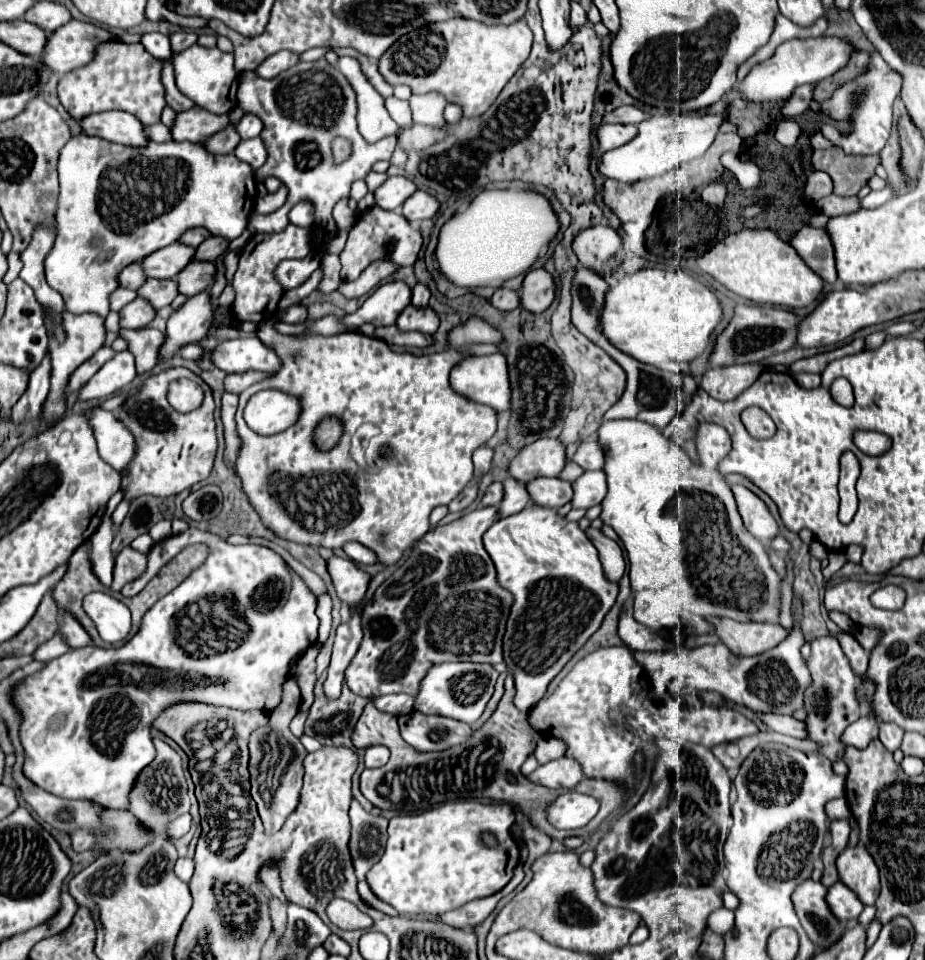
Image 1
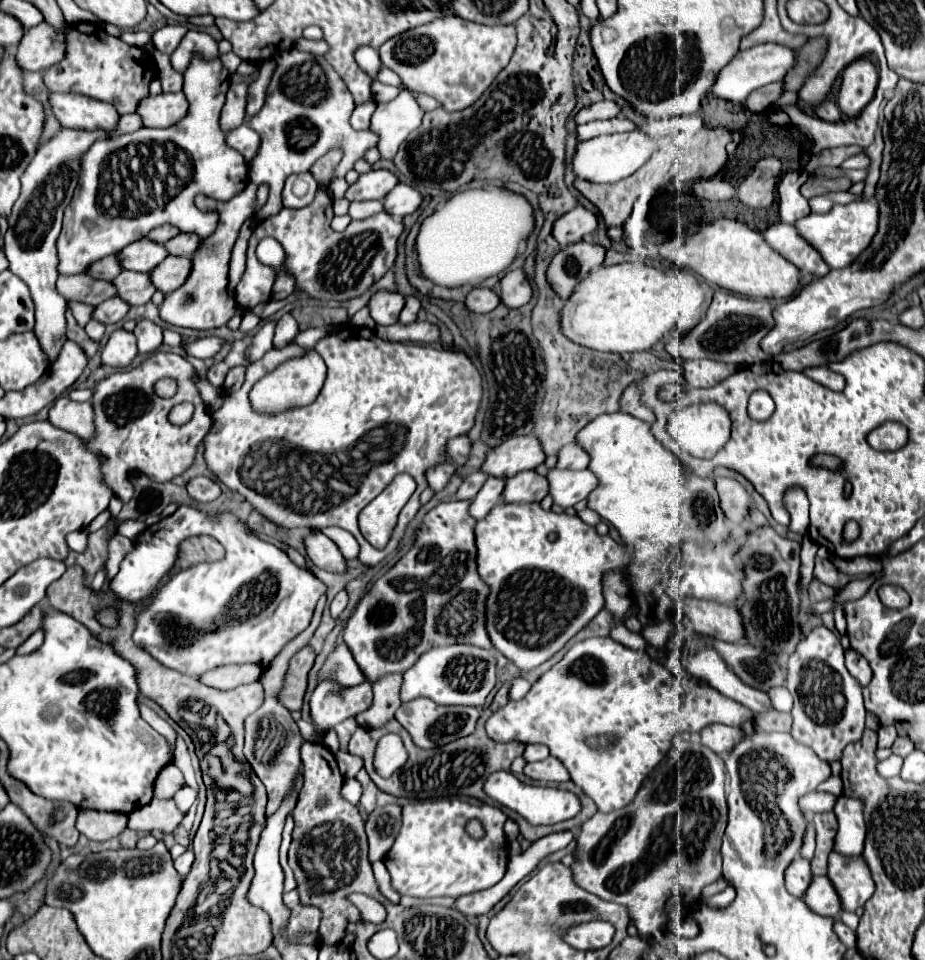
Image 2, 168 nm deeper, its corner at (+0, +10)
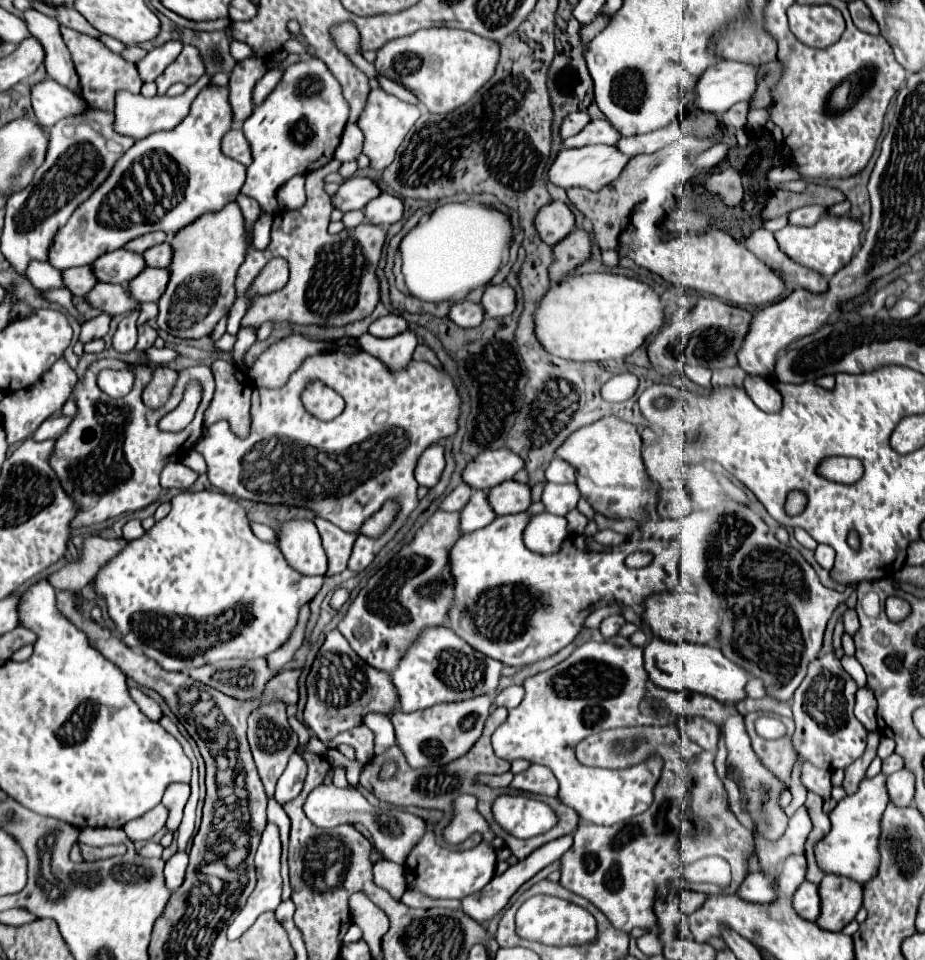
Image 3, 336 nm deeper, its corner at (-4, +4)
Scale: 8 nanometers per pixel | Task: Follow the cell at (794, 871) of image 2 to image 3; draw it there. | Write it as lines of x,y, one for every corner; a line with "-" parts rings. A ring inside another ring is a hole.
788,856
782,864
780,876
778,876
778,890
792,898
798,886
806,880
806,858
804,856

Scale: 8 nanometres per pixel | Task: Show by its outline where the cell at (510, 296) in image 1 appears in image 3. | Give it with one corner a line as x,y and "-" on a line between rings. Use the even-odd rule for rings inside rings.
464,300
464,302
458,302
452,306
448,318
462,328
476,328
484,320
484,310
482,310
482,304

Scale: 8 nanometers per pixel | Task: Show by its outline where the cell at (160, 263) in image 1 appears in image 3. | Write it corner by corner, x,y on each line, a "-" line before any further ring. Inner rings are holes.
122,248
122,250
114,250
114,252
100,256
92,264
92,268
100,282
128,284
146,268
146,260
142,258
142,254

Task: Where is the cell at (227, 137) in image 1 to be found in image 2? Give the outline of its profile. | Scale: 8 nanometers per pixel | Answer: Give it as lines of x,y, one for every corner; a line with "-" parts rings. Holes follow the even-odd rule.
232,82
226,94
226,104
222,108
220,116
220,128
224,132
238,128
244,122
246,116
246,96
248,96
248,84
244,82

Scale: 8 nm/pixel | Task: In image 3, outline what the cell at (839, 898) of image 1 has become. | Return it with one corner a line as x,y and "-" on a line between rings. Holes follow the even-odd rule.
804,882
798,892
792,898
794,910
806,918
806,920
818,920
820,914
820,898
818,898
818,886
812,882

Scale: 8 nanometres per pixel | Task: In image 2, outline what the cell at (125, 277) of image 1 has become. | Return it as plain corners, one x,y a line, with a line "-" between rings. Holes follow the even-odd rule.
104,256
102,260
90,264
86,270
86,274
96,280
112,280
114,276
118,276
118,272
122,272
122,268
120,268
116,256

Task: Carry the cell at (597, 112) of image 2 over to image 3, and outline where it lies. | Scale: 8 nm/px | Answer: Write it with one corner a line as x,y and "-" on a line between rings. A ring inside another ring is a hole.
574,112
574,114
568,114
560,126
560,136
562,138
568,138
568,136
574,136
582,130
582,126
586,126
588,122
592,120
592,116
588,112

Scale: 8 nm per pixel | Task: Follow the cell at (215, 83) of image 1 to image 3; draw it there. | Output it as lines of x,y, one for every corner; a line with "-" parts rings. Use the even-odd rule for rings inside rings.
216,84
204,86
194,98
190,114
174,130
154,132
138,140
130,150
126,150
126,154
114,164
114,170
110,170
110,178
106,178
106,182
102,182
102,186
86,202
82,202
82,206
78,206
78,210
72,214
66,226
56,234
54,244
50,248
50,264
58,270
92,264
104,252
124,248
130,240
142,234
156,230
162,230
166,234
178,234
182,226
188,226
190,222
194,222
194,218
202,216
204,212
220,210
228,202
234,202
244,186
246,166
234,162
232,158
226,158
220,150
222,136
230,130
230,126
232,110
228,104
228,88
-
146,188
152,192
150,198
144,198

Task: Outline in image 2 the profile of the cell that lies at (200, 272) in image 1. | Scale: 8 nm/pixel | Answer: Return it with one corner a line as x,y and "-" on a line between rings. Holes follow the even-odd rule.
168,256
150,272
150,282
154,284
156,290
168,294
174,288
182,286
186,276
190,274
190,258
180,258
180,256

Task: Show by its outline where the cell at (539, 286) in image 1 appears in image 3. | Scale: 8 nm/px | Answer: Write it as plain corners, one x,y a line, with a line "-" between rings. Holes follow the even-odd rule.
488,284
482,306
486,310
486,316
508,316
516,310
516,292
510,284

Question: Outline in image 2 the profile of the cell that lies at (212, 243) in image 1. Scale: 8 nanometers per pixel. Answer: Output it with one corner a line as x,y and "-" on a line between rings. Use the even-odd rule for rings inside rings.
178,234
174,236
172,240
168,240
164,244
166,252
172,254
172,256
192,256
194,254
194,248
198,248
200,244
200,238
198,236
190,236
190,234

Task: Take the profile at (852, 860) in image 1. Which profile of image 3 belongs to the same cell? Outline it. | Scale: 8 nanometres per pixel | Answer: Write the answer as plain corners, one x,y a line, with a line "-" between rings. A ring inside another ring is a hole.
826,874
820,882
820,900
822,900
822,914
816,920
818,926
824,930
838,932
848,922
852,922
858,910
864,904
864,888
862,884
842,878
836,874

